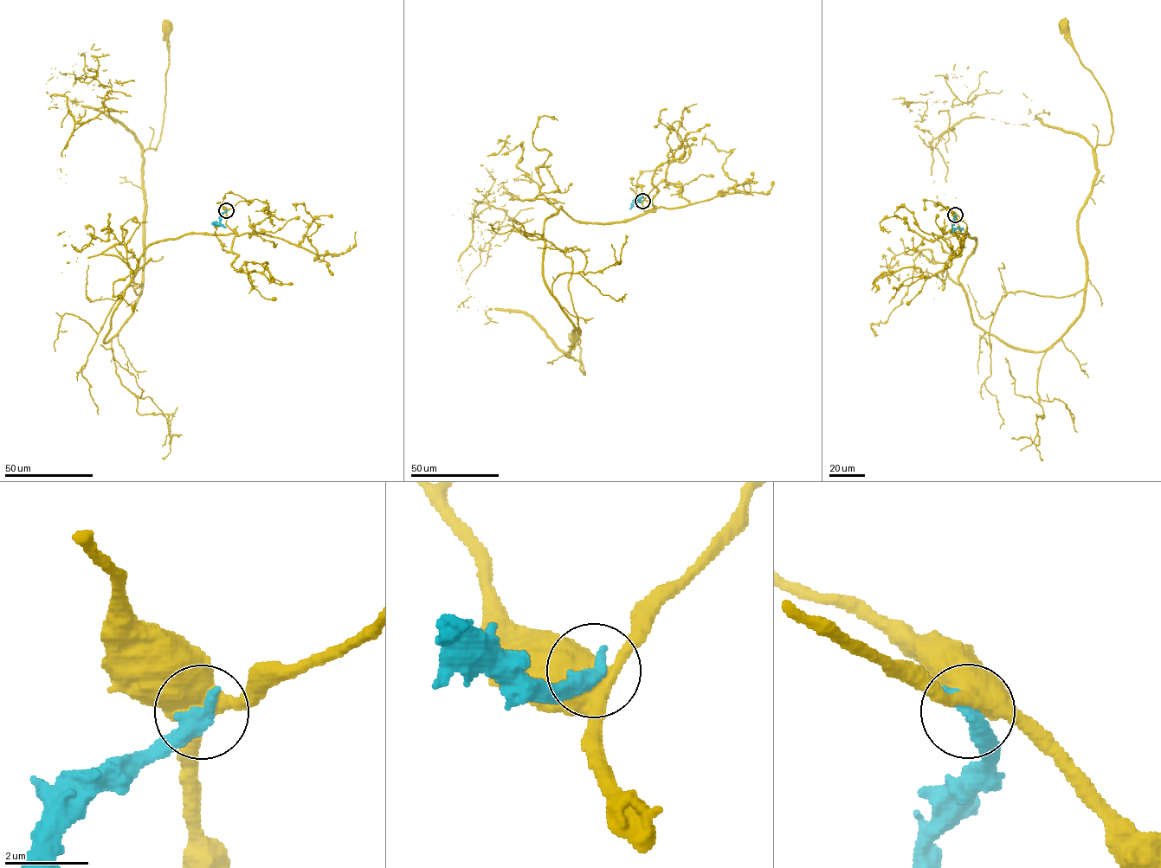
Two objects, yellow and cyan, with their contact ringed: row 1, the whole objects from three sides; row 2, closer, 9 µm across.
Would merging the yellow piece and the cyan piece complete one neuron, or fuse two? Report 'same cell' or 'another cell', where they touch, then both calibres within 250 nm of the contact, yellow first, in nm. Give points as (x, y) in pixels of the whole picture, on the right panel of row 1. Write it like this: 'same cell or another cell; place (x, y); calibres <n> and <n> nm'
another cell; place (955, 215); calibres 480 and 480 nm

